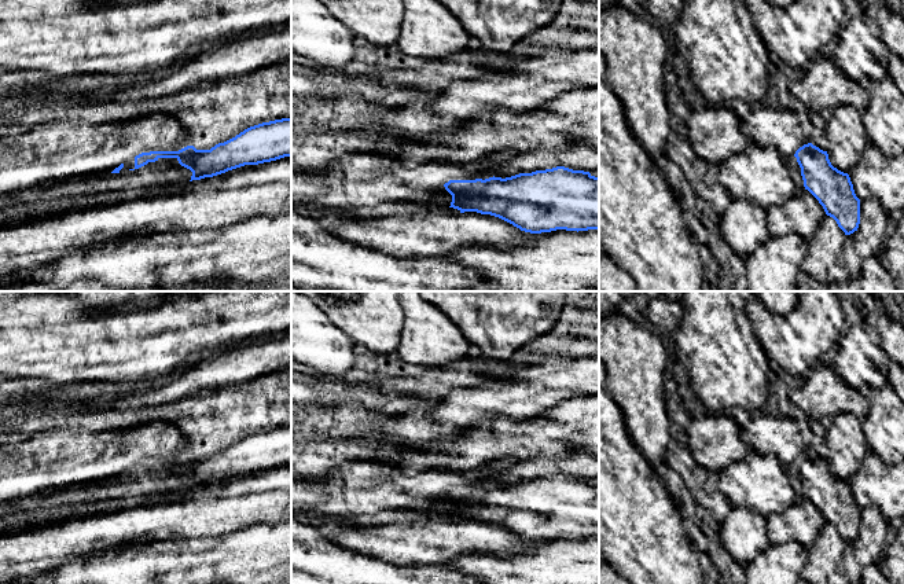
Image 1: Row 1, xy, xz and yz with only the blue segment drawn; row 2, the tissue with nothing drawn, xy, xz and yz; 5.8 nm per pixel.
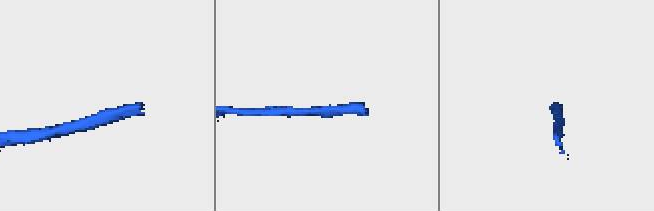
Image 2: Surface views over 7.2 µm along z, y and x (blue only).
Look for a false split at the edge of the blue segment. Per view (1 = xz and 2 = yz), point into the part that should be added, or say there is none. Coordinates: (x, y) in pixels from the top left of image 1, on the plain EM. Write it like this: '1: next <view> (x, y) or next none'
1: next none
2: next none

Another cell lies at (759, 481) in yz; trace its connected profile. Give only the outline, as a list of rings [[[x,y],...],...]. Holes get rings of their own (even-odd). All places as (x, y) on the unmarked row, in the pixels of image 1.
[[[754,449],[720,471],[719,489],[732,507],[756,510],[765,518],[782,513],[798,499],[779,459]]]

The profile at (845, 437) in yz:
[[[839,414],[827,420],[824,440],[831,451],[828,467],[834,475],[848,482],[868,452],[861,425],[863,420],[852,414]]]

